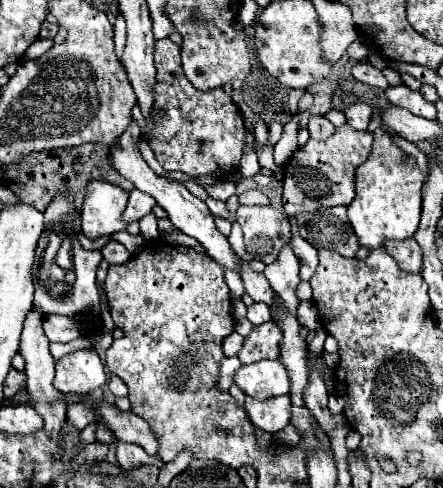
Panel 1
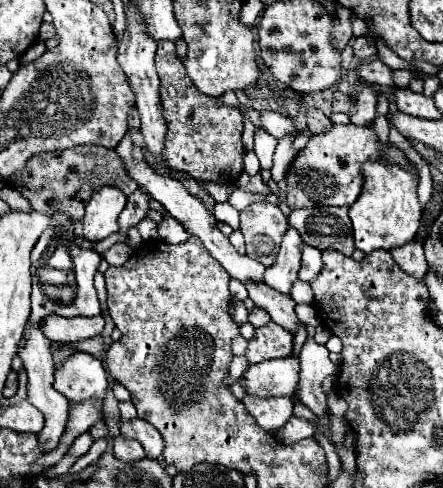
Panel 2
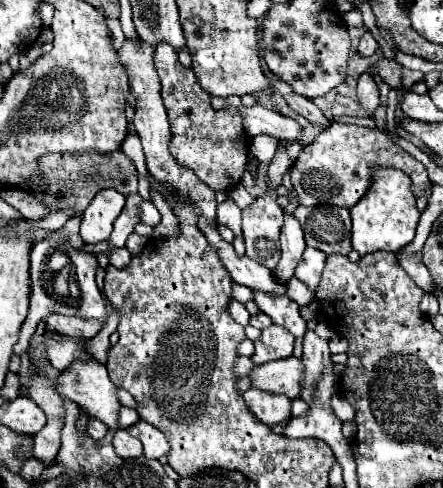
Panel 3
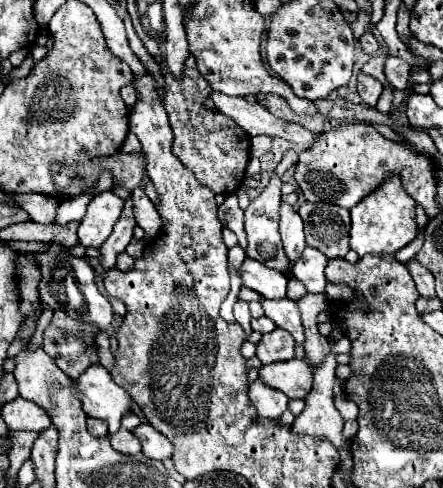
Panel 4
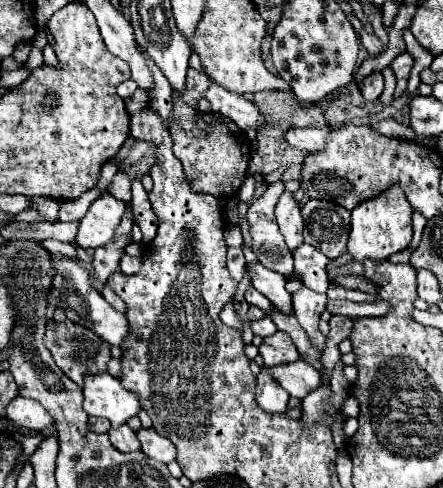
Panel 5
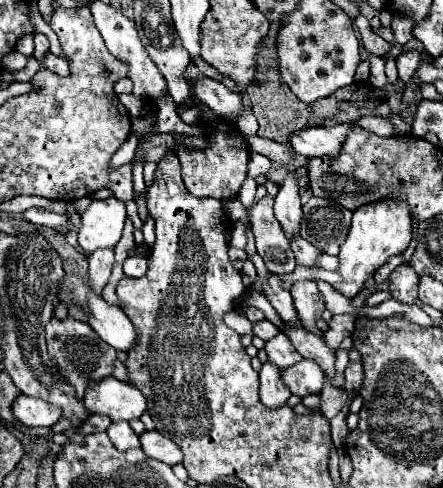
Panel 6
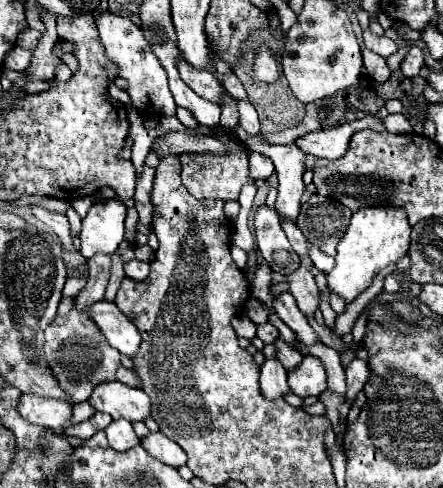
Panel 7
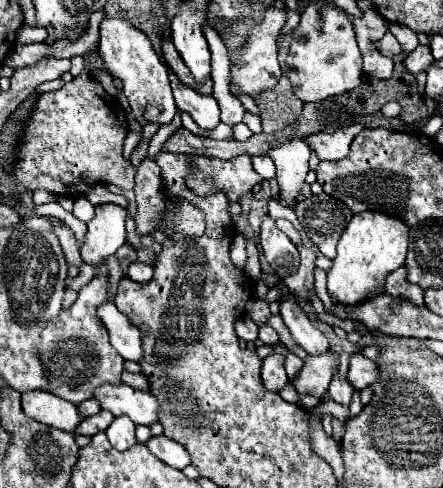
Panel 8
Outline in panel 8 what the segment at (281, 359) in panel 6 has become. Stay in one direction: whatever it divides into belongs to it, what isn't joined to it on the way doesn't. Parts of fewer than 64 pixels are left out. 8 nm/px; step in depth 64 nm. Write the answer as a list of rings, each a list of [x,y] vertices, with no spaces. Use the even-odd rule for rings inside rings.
[[[286,352],[286,354],[284,354],[284,368],[286,368],[288,376],[292,378],[292,376],[296,376],[296,374],[300,372],[300,368],[302,368],[302,360],[300,360],[296,354]]]

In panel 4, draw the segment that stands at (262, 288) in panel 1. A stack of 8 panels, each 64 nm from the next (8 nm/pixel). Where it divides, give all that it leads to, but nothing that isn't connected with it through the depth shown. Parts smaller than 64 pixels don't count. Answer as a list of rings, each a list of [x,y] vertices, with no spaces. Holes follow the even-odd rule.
[[[290,298],[262,300],[262,308],[264,308],[264,314],[268,318],[272,318],[278,328],[284,328],[294,336],[296,344],[304,342],[304,326],[300,320],[300,310],[296,308],[294,300],[290,300]]]

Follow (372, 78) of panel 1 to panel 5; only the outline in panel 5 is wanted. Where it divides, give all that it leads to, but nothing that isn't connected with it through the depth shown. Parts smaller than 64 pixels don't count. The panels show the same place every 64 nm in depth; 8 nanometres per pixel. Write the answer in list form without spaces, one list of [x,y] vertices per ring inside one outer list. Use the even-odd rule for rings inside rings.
[[[404,52],[404,54],[400,54],[400,56],[396,56],[396,58],[392,60],[390,68],[392,68],[394,76],[396,76],[394,99],[402,96],[402,92],[406,90],[406,84],[408,84],[408,74],[410,74],[412,64],[414,64],[414,60],[412,60],[412,56],[410,56],[408,52]]]

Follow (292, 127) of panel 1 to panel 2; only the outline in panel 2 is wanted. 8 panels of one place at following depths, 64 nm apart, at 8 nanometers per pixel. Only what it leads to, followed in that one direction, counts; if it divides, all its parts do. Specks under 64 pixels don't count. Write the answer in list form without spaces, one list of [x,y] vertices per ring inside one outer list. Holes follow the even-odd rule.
[[[284,136],[284,140],[278,140],[278,146],[276,146],[276,152],[274,152],[274,166],[272,166],[272,180],[282,180],[286,176],[286,170],[288,166],[292,164],[296,152],[294,152],[294,142],[296,136]]]

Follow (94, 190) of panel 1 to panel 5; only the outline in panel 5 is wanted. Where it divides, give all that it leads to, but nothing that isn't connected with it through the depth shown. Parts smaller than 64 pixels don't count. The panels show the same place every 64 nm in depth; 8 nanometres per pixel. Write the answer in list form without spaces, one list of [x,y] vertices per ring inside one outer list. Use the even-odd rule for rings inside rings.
[[[108,192],[96,198],[90,204],[88,214],[80,220],[80,228],[76,236],[78,246],[86,250],[86,248],[100,248],[108,244],[116,232],[116,226],[124,216],[124,210],[126,204],[116,200]]]

